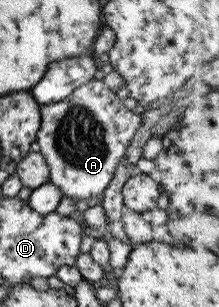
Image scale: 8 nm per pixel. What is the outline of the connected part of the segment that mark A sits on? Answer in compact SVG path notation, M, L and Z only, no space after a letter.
M95 79L76 88L65 100L43 105L39 110L41 126L36 142L49 167L49 181L64 196L77 201L102 196L134 134L141 128L142 114L126 108L115 91L103 80Z

